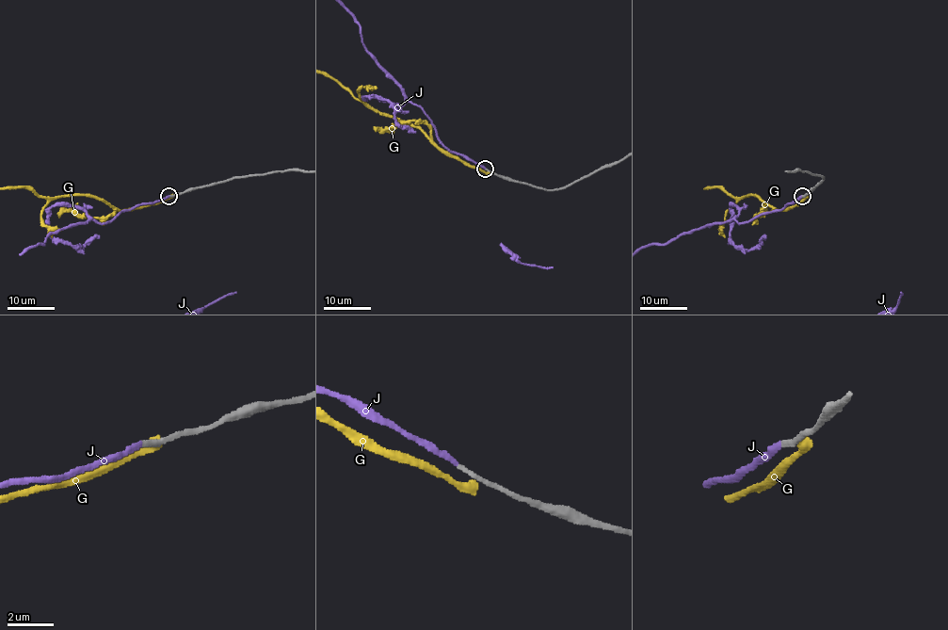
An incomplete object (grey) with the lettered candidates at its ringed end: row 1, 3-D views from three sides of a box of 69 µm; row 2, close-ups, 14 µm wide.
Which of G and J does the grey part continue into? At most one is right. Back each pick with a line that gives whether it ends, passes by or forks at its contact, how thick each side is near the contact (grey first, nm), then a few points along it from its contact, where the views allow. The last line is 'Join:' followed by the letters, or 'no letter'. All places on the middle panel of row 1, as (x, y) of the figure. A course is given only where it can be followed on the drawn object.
J: it ends there; 200 nm thick on the grey side, 240 nm on the other
Join: J

